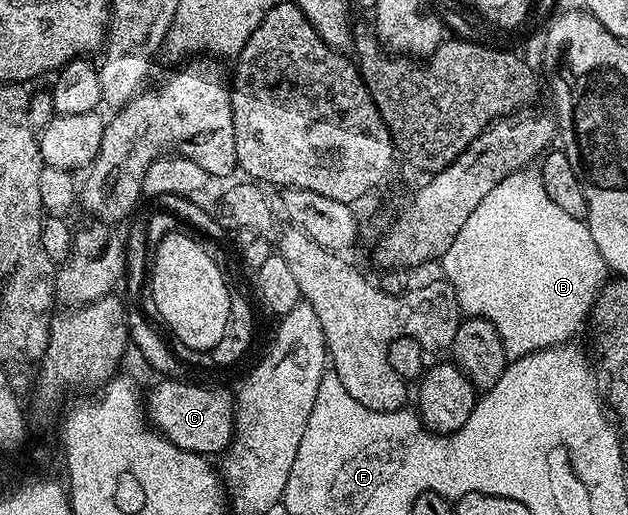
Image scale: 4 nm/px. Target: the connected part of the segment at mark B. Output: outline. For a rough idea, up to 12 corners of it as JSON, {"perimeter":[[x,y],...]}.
{"perimeter":[[517,171],[440,266],[510,359],[571,342],[608,279],[590,224]]}

